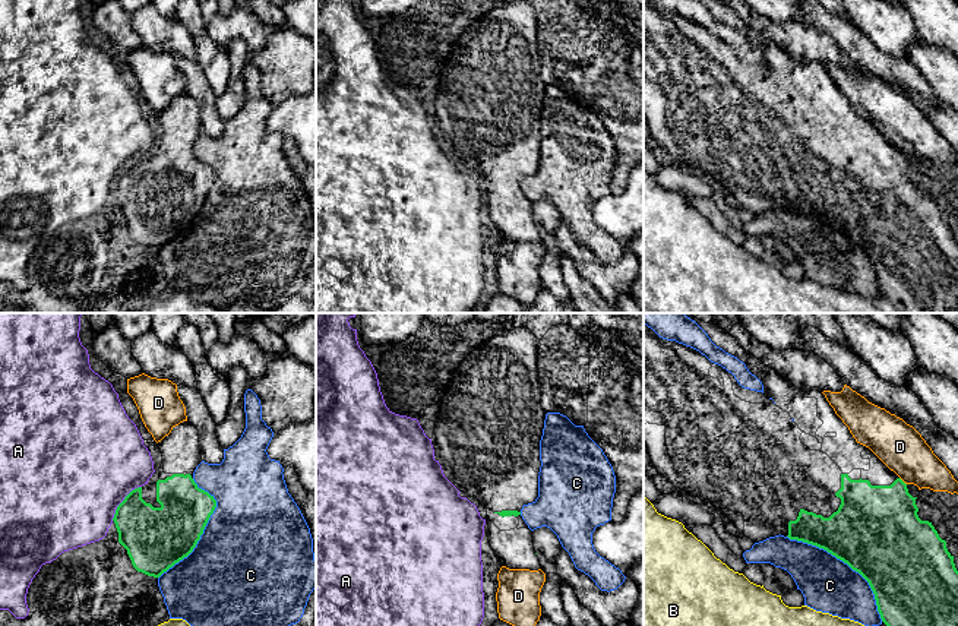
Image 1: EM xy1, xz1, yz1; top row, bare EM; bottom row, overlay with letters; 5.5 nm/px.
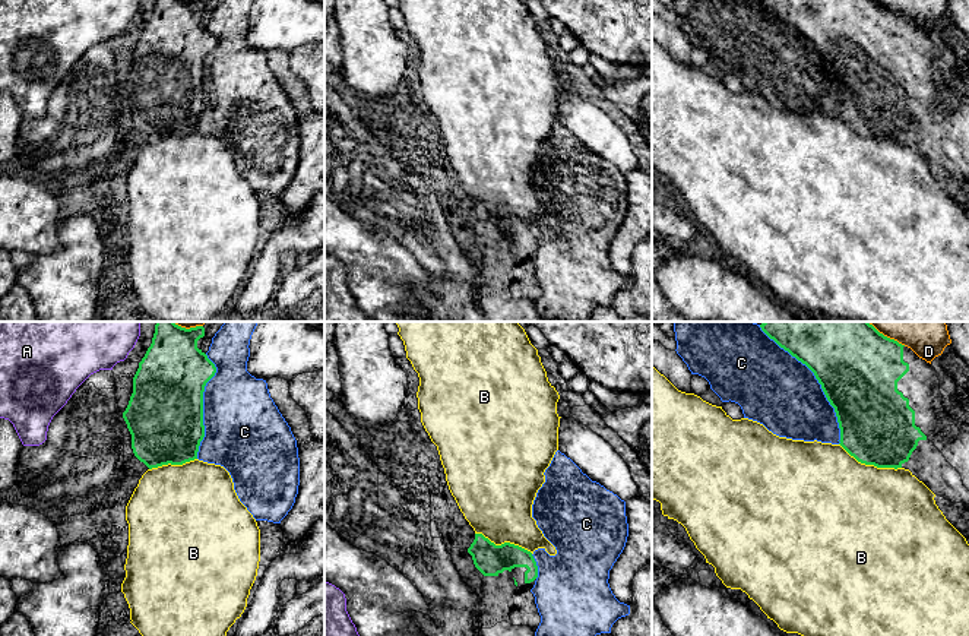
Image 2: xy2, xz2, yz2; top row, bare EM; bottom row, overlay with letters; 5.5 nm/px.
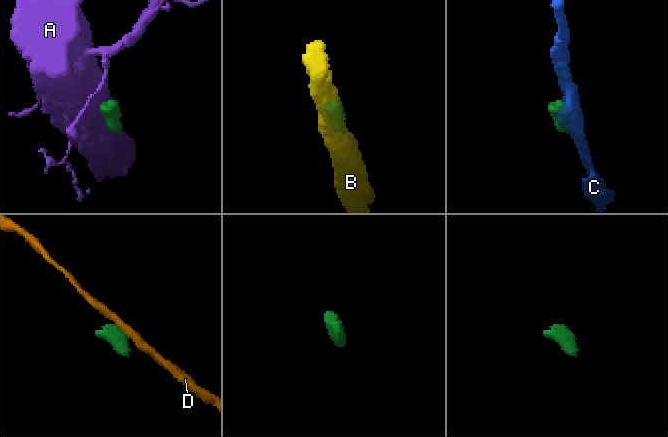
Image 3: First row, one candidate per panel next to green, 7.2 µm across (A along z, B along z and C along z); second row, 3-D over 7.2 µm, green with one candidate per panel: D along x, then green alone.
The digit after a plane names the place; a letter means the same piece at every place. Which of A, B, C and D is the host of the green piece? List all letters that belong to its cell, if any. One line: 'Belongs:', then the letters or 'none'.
Belongs: none

